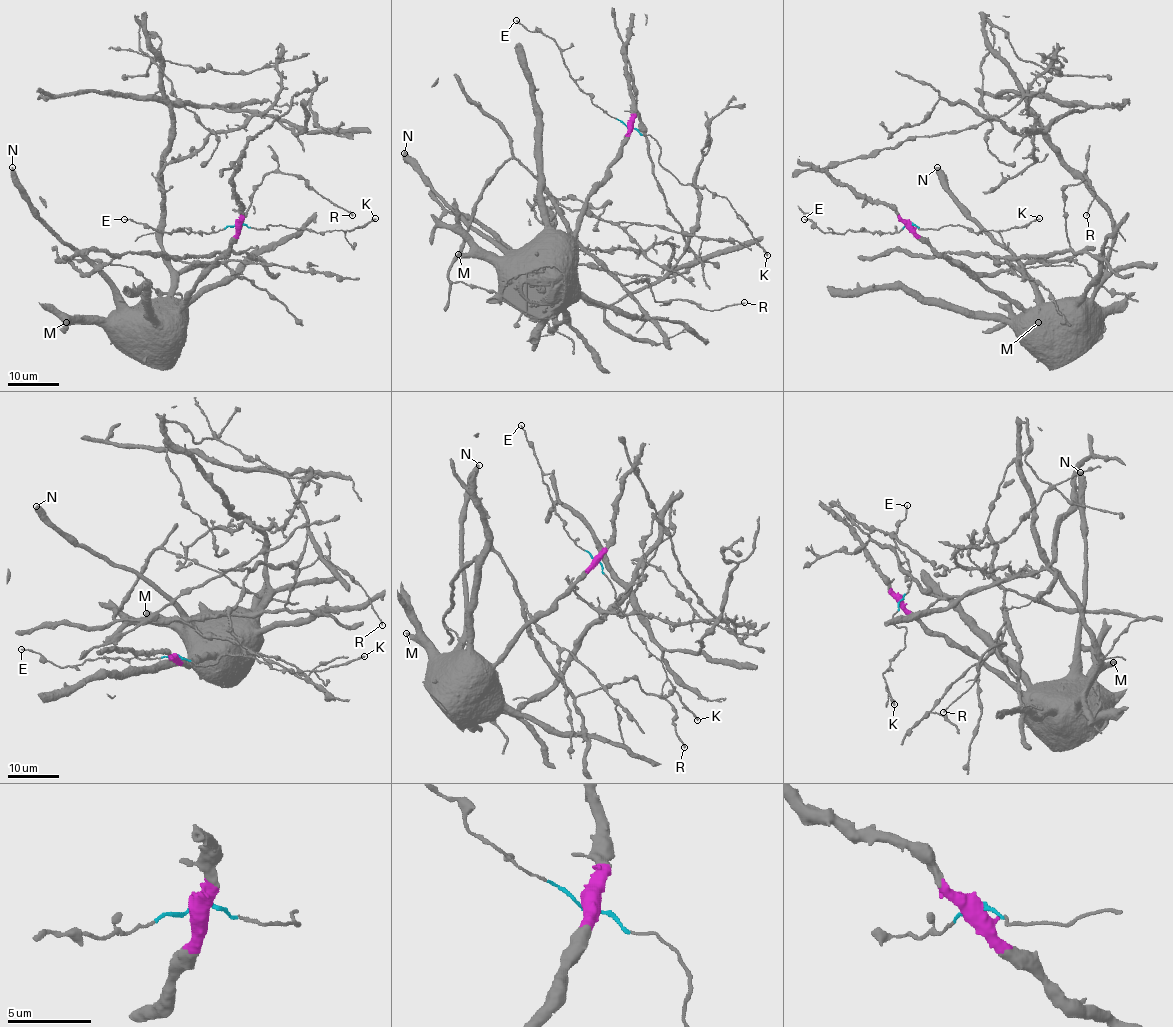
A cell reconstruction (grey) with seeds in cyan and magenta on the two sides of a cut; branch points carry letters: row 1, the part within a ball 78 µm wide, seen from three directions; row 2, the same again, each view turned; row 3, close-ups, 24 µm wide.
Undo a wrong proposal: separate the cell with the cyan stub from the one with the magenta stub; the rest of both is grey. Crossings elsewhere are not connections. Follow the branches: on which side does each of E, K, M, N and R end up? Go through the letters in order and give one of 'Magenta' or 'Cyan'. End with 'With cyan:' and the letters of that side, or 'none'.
E: Cyan
K: Cyan
M: Magenta
N: Magenta
R: Magenta
With cyan: E, K

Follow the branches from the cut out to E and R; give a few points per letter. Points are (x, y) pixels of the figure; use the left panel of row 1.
E: (237, 223), (216, 231), (173, 230), (168, 234), (124, 219)
R: (237, 223), (237, 239), (179, 308), (225, 284), (251, 258), (231, 245), (266, 174), (298, 174), (353, 216)

